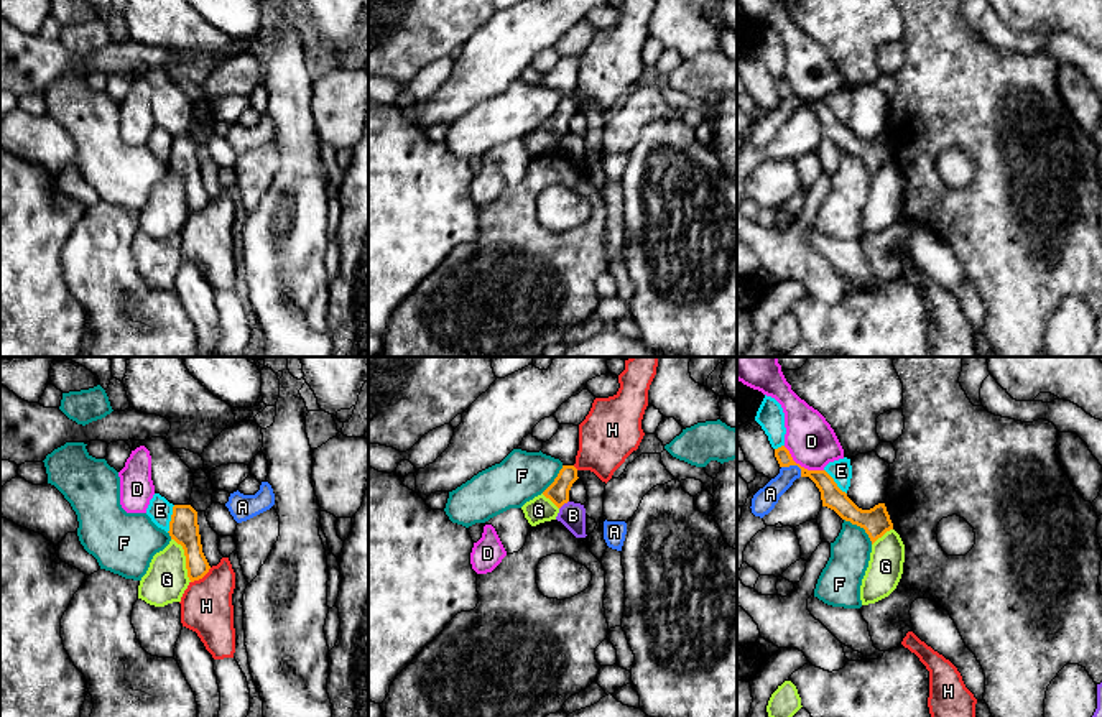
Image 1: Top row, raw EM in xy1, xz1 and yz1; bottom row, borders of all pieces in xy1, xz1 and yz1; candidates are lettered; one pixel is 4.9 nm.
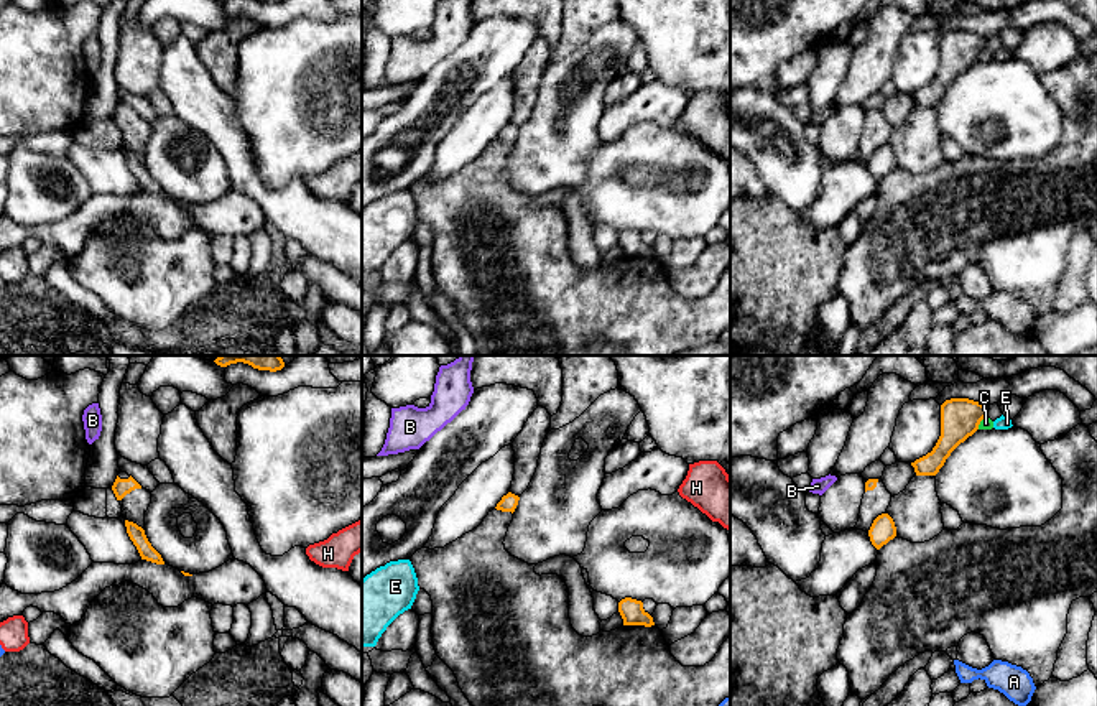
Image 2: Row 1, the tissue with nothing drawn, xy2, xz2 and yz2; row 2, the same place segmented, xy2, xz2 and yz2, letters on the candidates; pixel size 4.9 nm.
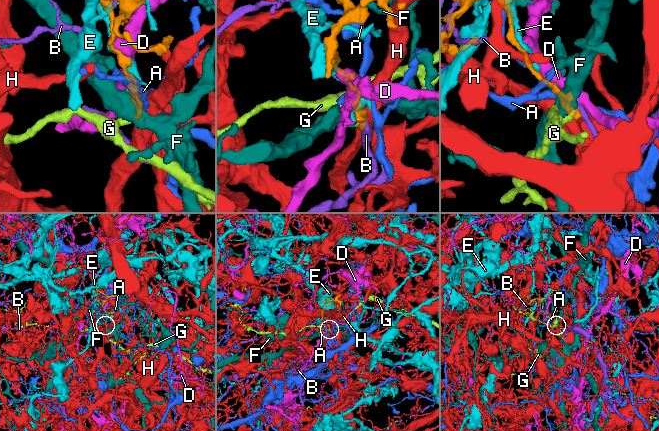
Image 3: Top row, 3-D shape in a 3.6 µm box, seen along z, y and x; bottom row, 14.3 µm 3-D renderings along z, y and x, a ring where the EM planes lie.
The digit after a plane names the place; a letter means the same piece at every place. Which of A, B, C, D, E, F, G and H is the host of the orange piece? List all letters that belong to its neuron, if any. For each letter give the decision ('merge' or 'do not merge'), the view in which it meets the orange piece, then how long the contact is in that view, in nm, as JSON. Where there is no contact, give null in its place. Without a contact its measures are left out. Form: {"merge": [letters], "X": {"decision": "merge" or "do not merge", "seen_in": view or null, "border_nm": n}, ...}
{"merge": [], "A": {"decision": "do not merge", "seen_in": "yz1", "border_nm": 120}, "B": {"decision": "do not merge", "seen_in": "xz1", "border_nm": 60}, "C": {"decision": "do not merge", "seen_in": "yz2", "border_nm": 80}, "D": {"decision": "do not merge", "seen_in": "yz1", "border_nm": 240}, "E": {"decision": "do not merge", "seen_in": "xy1", "border_nm": 140}, "F": {"decision": "do not merge", "seen_in": "yz1", "border_nm": 190}, "G": {"decision": "do not merge", "seen_in": "xy1", "border_nm": 240}, "H": {"decision": "do not merge", "seen_in": "xy1", "border_nm": 130}}

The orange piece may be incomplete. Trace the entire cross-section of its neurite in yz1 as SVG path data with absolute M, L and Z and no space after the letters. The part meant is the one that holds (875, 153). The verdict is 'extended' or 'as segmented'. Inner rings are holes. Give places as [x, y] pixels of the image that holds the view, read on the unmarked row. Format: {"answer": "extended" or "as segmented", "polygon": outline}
{"answer": "as segmented", "polygon": "M785 77L775 81L775 89L776 89L780 99L798 97L801 100L801 109L809 109L816 115L816 118L819 120L822 138L834 141L842 151L850 153L852 156L864 160L865 164L868 166L872 176L878 169L882 169L887 163L893 161L893 155L890 151L890 146L887 143L885 135L878 135L870 141L862 141L847 128L845 123L842 123L837 118L834 110L826 102L808 102L808 100L801 99L799 95L796 95L793 92L789 82Z"}

